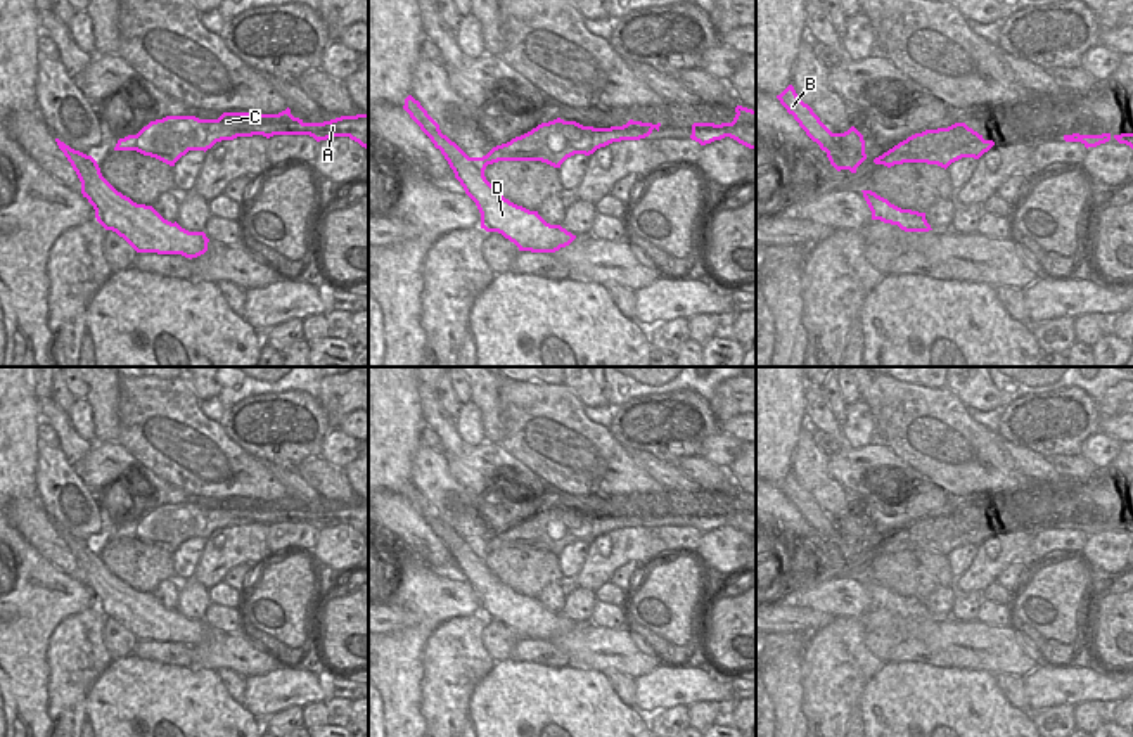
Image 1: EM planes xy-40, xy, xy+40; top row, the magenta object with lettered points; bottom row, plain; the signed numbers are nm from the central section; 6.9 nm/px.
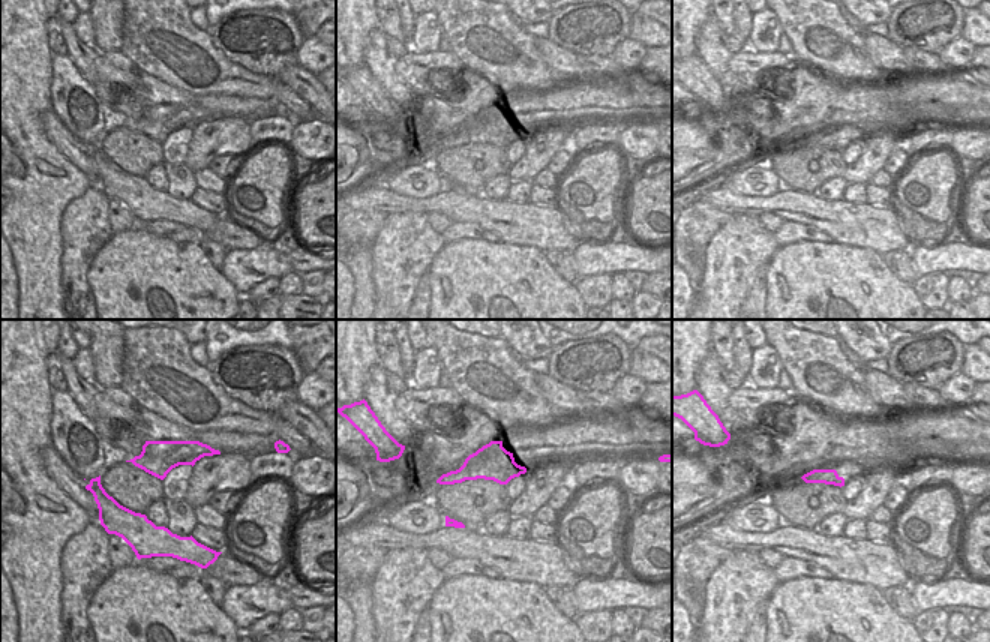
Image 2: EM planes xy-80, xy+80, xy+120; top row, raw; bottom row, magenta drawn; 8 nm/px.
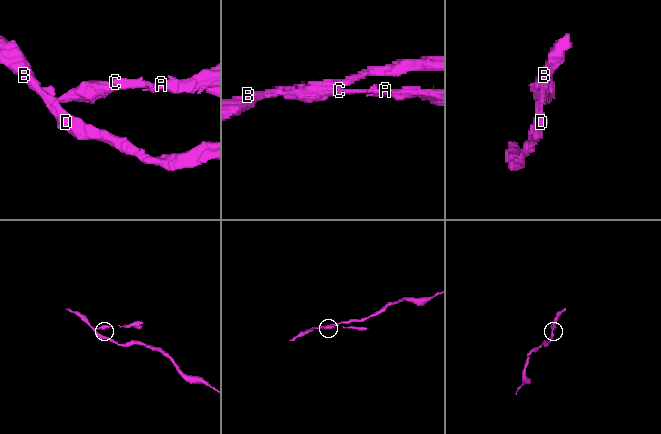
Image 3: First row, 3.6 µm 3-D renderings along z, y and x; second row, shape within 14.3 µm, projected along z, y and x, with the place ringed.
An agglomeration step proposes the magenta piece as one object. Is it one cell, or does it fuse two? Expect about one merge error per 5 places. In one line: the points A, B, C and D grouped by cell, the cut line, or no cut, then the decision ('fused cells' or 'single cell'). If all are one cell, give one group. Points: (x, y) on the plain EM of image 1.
A C / B D | xy (486, 542), (490, 551) | fused cells

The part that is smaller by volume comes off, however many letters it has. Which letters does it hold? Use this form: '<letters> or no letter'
A, C.

